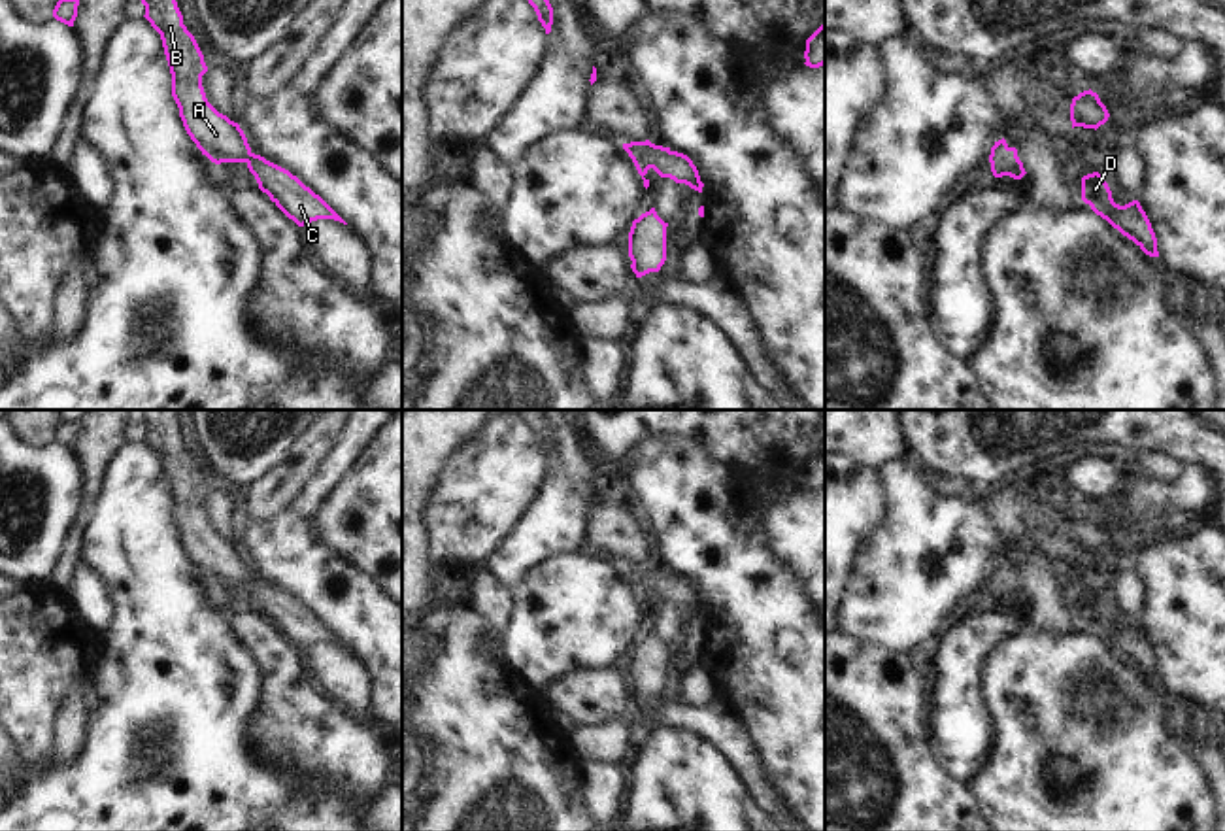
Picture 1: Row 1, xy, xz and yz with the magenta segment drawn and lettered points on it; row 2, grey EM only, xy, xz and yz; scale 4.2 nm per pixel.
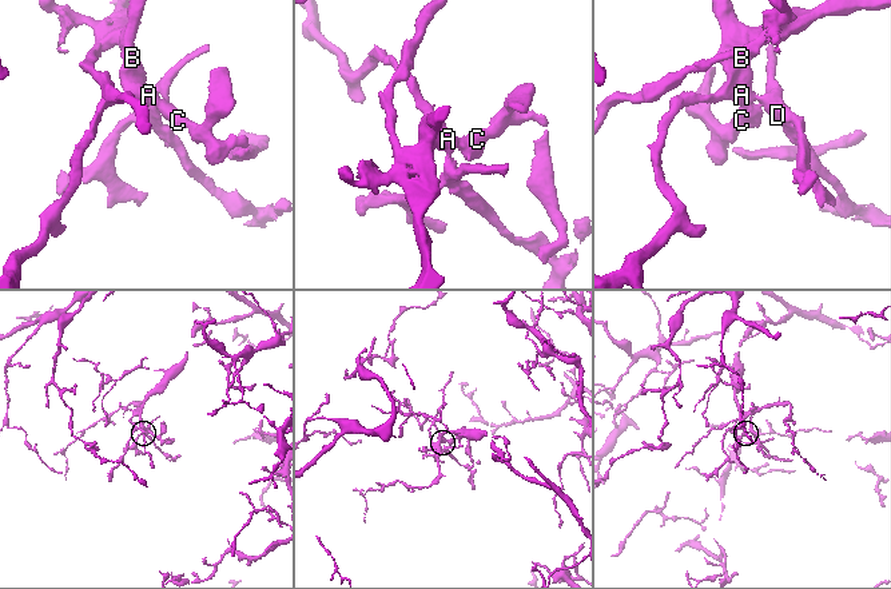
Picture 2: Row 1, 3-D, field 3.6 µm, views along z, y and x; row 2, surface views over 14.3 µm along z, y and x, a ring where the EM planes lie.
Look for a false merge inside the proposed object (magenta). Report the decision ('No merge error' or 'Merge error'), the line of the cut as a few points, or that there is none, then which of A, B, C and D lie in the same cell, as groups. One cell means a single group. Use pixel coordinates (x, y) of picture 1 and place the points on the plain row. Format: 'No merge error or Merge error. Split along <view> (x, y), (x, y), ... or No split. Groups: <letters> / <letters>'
No merge error. No split. Groups: A B C D

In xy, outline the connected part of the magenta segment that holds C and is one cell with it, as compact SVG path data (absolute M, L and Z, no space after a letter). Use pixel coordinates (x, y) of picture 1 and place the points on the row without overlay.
M134 410L145 429L145 442L160 457L172 497L172 519L191 563L211 585L245 585L259 612L298 650L317 642L347 648L319 618L289 593L255 578L238 546L219 536L206 521L202 499L208 495L194 459L183 448L176 410Z

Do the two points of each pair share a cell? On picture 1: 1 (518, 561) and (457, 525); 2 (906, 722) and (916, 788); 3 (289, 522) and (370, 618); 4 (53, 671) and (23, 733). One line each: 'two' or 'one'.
1: two
2: one
3: one
4: one

